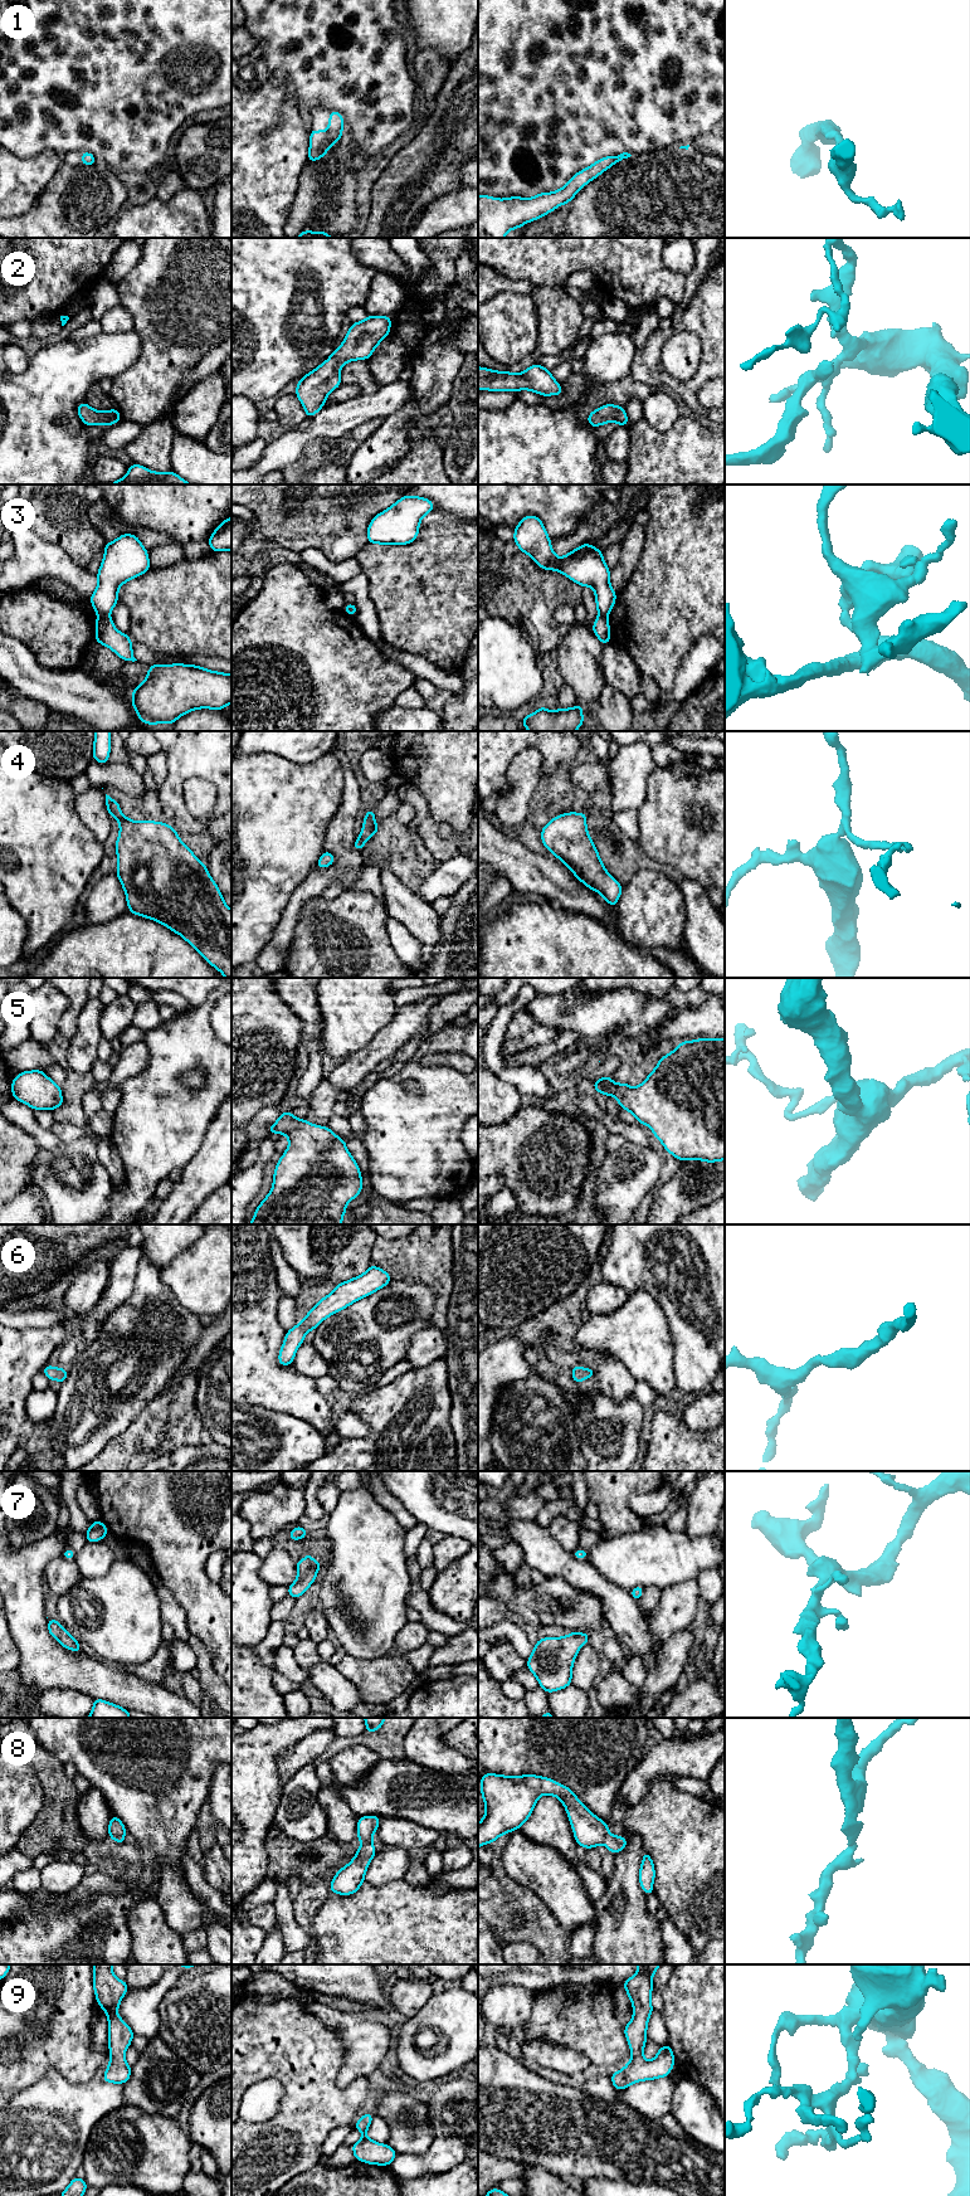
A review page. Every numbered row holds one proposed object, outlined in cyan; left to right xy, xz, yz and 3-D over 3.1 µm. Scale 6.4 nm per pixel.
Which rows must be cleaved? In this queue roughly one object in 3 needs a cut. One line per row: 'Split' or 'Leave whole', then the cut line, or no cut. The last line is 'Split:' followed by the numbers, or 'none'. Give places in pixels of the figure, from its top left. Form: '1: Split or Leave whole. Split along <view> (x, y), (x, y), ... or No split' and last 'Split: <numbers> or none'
1: Leave whole. No split
2: Leave whole. No split
3: Split. Split along xy (108, 613), (98, 616)
4: Leave whole. No split
5: Leave whole. No split
6: Leave whole. No split
7: Leave whole. No split
8: Leave whole. No split
9: Leave whole. No split
Split: 3

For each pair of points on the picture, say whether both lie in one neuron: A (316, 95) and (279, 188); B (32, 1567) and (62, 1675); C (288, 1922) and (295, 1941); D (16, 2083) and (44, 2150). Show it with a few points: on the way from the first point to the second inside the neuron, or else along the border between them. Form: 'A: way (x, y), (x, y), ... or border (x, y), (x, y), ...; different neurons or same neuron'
A: border (287, 79), (297, 107); different neurons
B: way (30, 1593), (30, 1635), (38, 1649); same neuron
C: way (289, 1927), (293, 1936); same neuron
D: border (44, 2074), (23, 2088), (13, 2098); different neurons

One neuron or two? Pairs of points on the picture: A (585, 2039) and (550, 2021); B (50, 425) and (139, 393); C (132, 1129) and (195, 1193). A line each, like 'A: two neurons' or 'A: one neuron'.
A: one neuron
B: two neurons
C: two neurons

